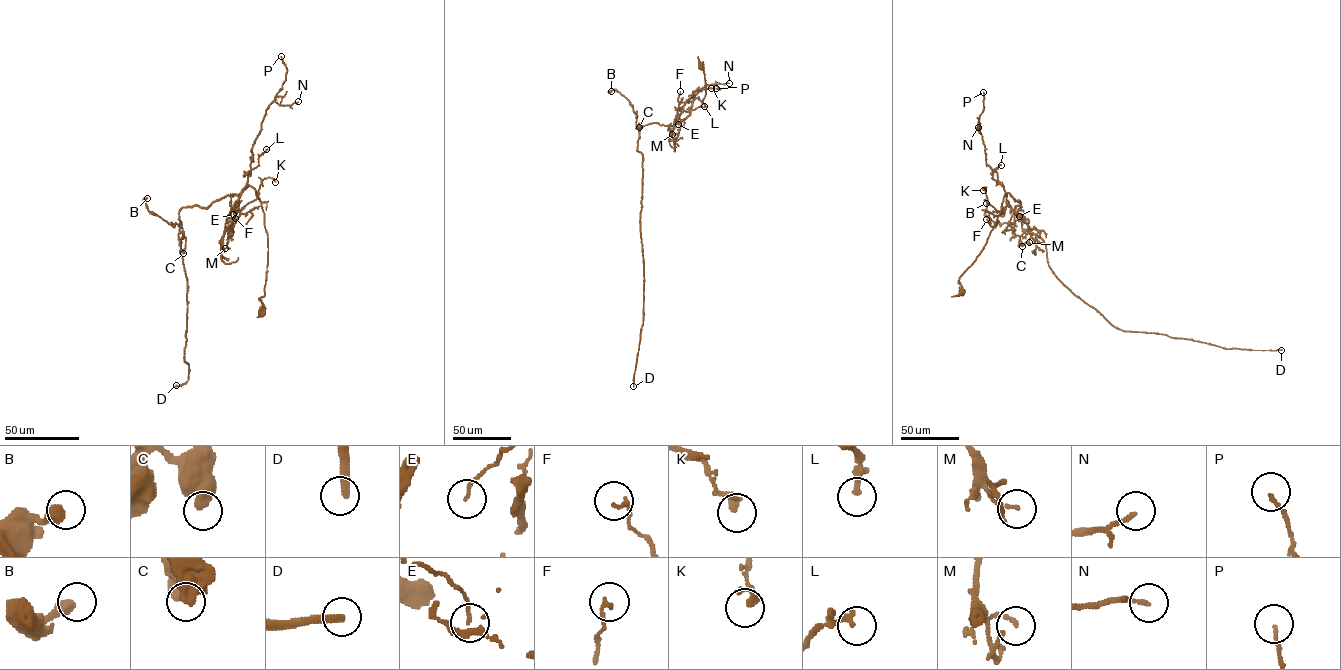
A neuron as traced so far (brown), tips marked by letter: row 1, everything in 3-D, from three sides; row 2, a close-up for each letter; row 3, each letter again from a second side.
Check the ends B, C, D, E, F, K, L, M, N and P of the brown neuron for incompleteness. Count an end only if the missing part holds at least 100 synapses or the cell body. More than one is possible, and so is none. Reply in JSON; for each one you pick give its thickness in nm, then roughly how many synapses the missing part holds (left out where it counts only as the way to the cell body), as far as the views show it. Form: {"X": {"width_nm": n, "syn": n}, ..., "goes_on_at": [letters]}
{"D": {"width_nm": 340, "syn": 140}, "goes_on_at": ["D"]}

